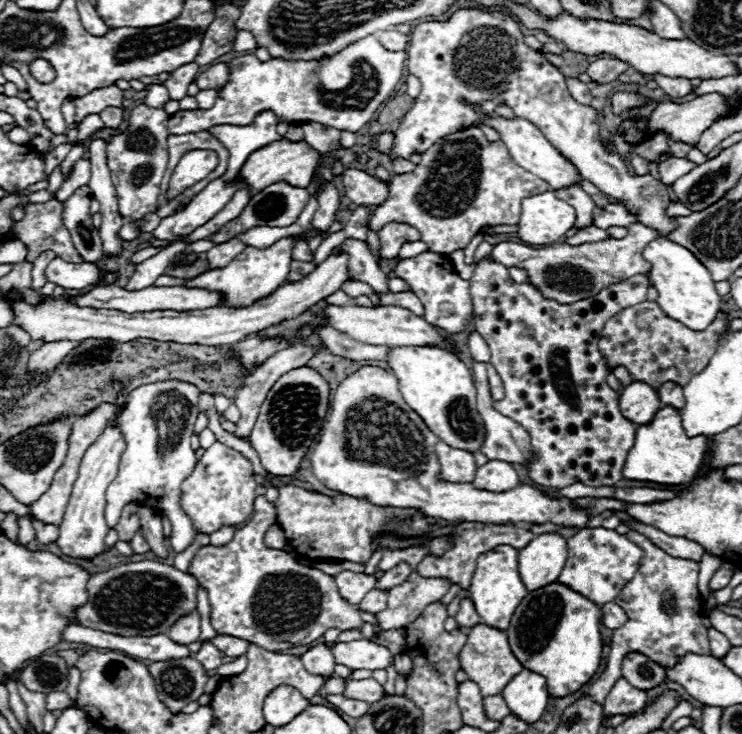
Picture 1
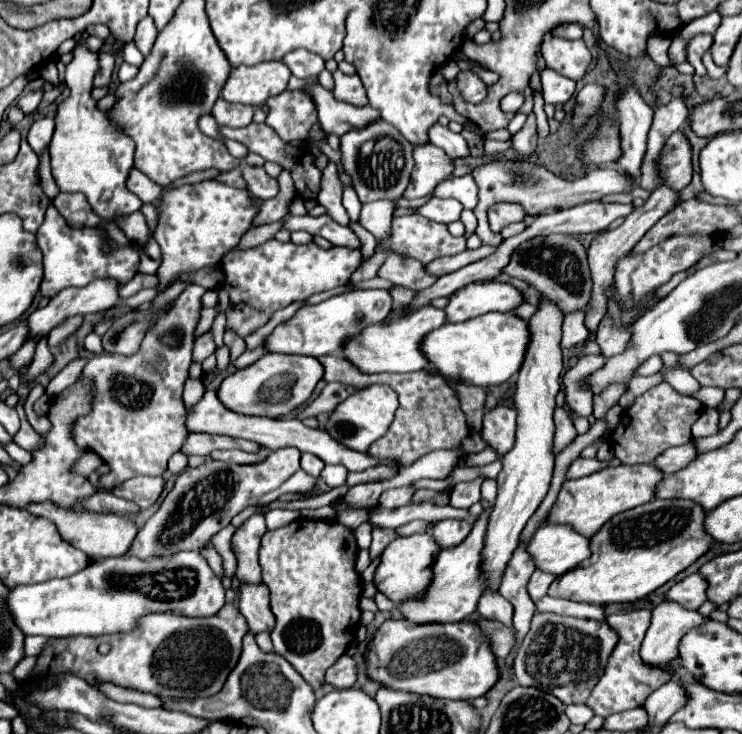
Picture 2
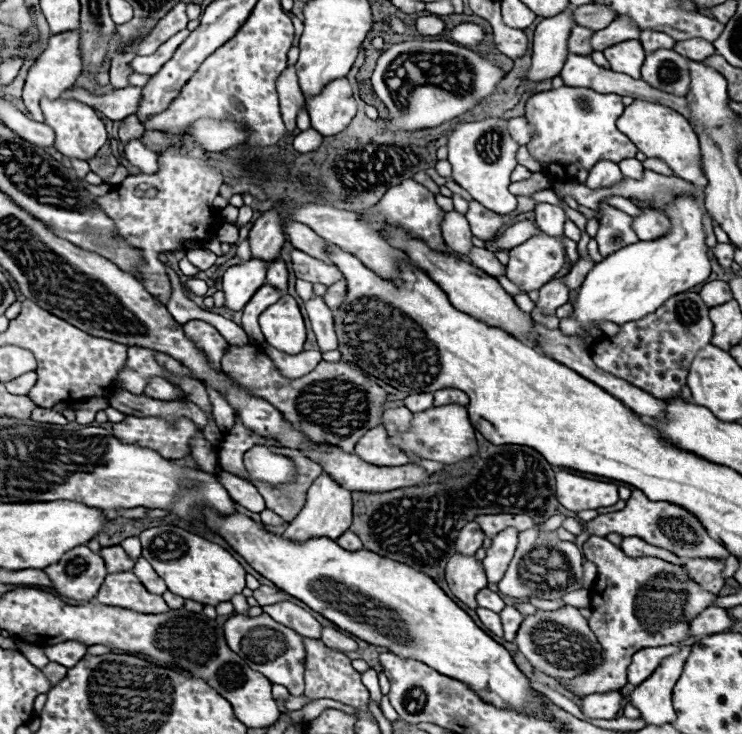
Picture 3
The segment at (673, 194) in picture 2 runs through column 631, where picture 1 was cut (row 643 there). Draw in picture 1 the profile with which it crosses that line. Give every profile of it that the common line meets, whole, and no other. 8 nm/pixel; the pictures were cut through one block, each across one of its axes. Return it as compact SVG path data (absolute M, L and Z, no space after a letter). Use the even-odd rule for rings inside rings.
M216 636L216 638L212 638L212 642L218 650L222 650L226 656L232 656L232 658L246 654L246 650L250 646L250 642L246 642L242 638L234 638L234 636Z

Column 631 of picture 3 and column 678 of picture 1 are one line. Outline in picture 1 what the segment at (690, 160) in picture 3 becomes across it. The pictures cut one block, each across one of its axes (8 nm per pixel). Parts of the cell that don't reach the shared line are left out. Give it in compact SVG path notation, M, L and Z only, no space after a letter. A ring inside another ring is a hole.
M706 94L694 98L686 104L662 102L650 118L650 128L646 132L666 132L676 140L694 144L700 134L716 120L718 114L724 114L726 106L720 94Z

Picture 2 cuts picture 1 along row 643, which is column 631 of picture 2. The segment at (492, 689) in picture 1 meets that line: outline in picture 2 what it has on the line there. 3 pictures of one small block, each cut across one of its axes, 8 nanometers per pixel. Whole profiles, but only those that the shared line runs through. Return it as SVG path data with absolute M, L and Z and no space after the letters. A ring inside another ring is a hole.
M620 464L616 468L614 466L602 468L578 480L566 480L544 524L572 524L576 532L584 532L586 536L592 536L614 514L650 502L654 498L654 486L660 482L660 478L662 472L652 464L638 464L638 466Z

